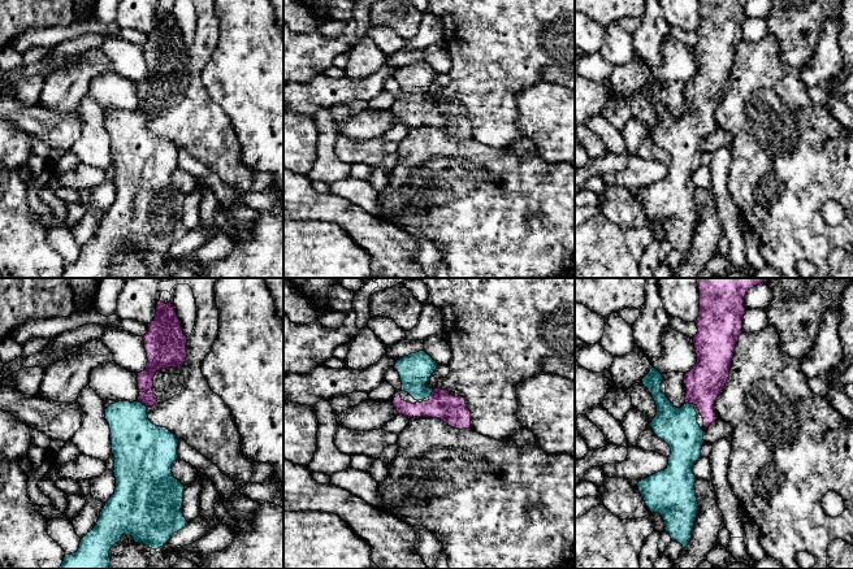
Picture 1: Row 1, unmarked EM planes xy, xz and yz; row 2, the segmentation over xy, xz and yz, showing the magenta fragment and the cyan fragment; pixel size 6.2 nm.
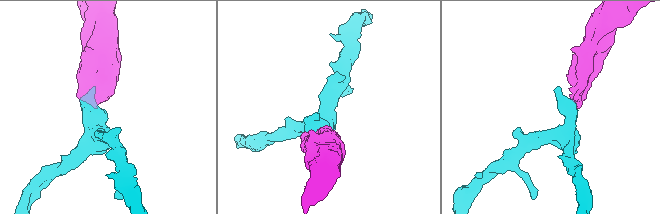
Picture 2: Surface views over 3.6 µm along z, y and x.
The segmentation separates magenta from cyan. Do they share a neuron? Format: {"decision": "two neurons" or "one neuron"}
{"decision": "one neuron"}

